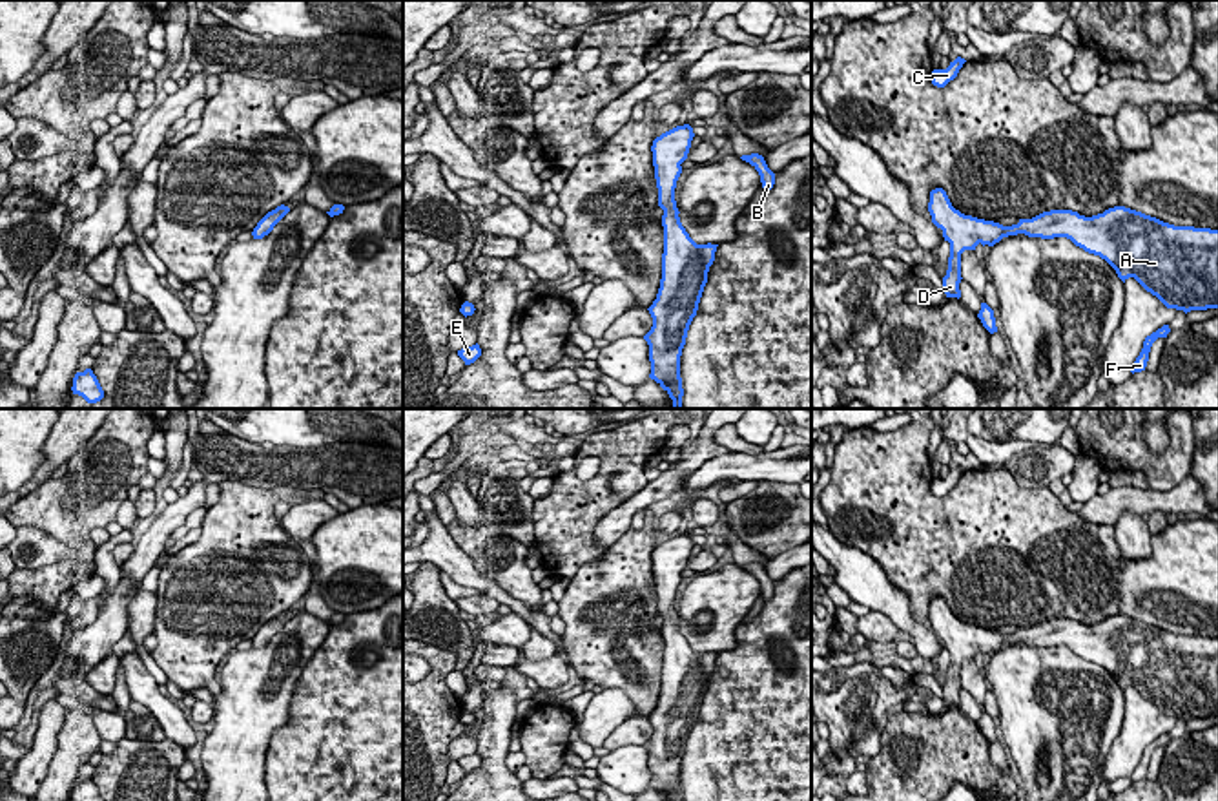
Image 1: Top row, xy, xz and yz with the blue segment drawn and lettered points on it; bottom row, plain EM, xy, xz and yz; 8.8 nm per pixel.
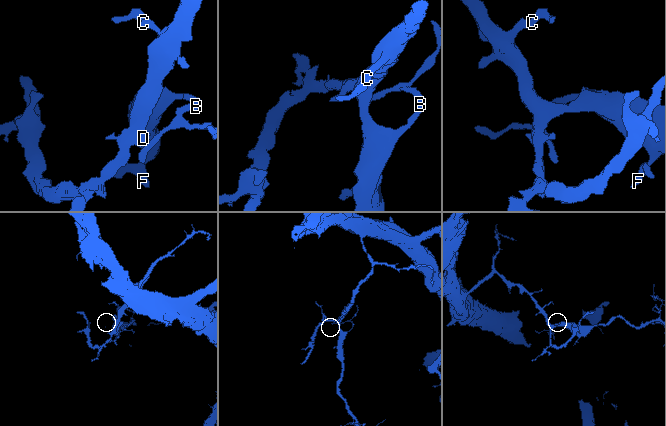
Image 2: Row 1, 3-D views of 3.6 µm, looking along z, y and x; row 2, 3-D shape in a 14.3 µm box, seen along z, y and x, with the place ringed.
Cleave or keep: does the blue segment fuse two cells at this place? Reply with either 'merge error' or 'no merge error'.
no merge error

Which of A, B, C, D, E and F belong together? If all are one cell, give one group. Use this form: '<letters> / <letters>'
A B C D E F

